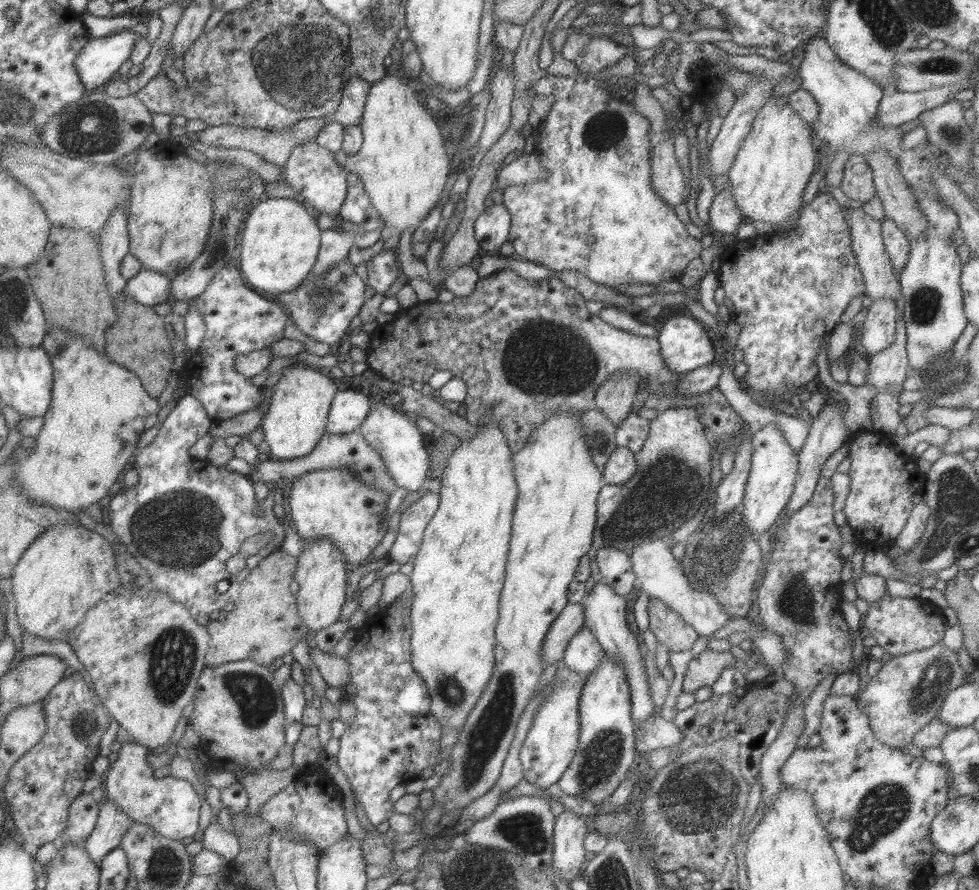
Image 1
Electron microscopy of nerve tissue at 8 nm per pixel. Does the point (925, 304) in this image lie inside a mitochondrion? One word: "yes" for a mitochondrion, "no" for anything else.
yes

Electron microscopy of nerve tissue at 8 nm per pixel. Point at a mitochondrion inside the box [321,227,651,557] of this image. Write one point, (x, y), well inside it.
(573, 367)

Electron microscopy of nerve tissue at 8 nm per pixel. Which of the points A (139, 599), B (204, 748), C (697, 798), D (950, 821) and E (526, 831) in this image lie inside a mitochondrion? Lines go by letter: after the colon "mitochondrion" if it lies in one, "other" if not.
A: other
B: other
C: mitochondrion
D: mitochondrion
E: mitochondrion

